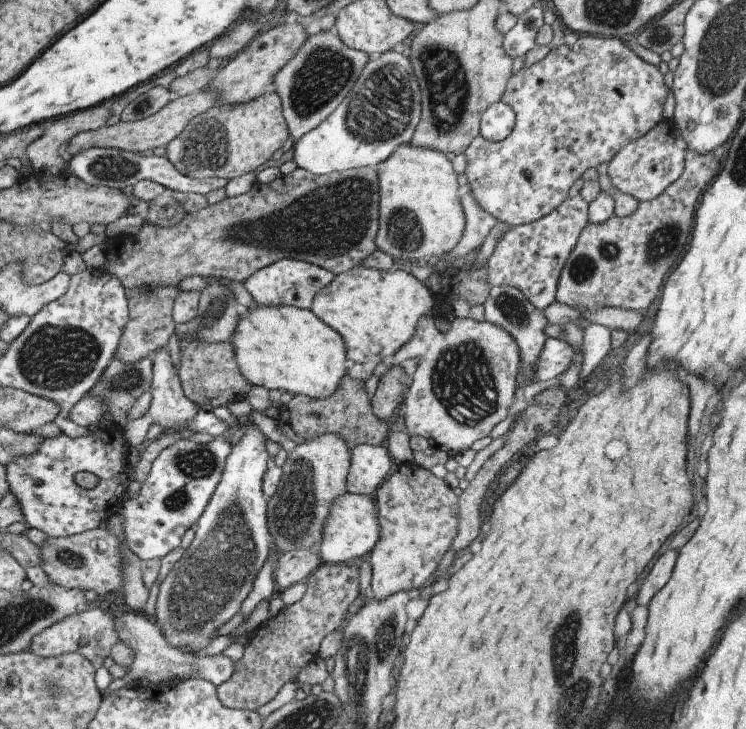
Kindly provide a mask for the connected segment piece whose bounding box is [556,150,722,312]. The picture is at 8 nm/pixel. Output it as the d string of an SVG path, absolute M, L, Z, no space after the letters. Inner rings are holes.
M690 150L685 156L686 164L682 176L674 184L670 184L658 198L650 202L640 202L640 206L634 214L625 217L614 215L602 224L592 224L588 221L586 228L582 230L582 234L578 238L576 248L570 252L570 256L564 264L564 270L558 280L556 301L577 311L620 307L645 312L651 306L654 298L658 296L662 282L676 270L675 266L682 262L682 257L688 250L687 246L692 240L694 230L696 202L710 182L718 176L718 168L722 166L713 153L696 154L694 150Z

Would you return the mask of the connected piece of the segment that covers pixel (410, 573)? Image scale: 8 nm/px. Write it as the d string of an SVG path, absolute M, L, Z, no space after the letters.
M418 464L395 467L376 488L379 536L368 554L372 567L369 597L384 600L400 590L418 590L431 580L444 554L452 546L459 526L459 500L444 479Z

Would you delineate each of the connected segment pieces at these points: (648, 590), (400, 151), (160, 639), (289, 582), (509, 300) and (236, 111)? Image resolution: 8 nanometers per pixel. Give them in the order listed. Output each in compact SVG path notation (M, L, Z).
M674 550L664 552L664 554L660 556L660 560L654 562L652 570L650 570L648 576L644 578L644 582L642 582L640 590L638 590L638 596L636 596L636 602L638 602L640 606L648 606L652 594L656 594L656 590L662 588L662 586L668 582L670 572L672 572L672 568L674 568L674 562L676 562L676 552L674 552Z
M411 143L400 145L380 165L376 166L379 182L379 229L376 235L378 250L390 254L398 263L405 265L410 260L440 257L450 252L462 238L465 214L458 196L458 174L444 152L434 148L420 148Z
M128 612L122 616L112 616L114 618L114 628L118 634L120 642L126 642L134 650L134 660L129 667L129 673L124 678L117 681L117 685L126 685L134 680L149 680L150 683L164 683L167 679L185 679L188 677L198 677L214 686L220 686L226 680L230 680L234 674L235 663L222 653L212 656L193 657L193 654L182 652L177 648L172 648L164 640L164 634L160 632L160 627L153 620L145 617L140 612Z
M308 548L282 553L276 562L276 572L274 572L276 590L281 593L298 582L306 582L307 577L323 562L320 553L314 554Z
M495 286L490 290L486 302L482 305L482 309L485 312L485 321L490 324L496 324L496 326L502 326L518 344L520 348L520 363L519 372L516 380L516 389L520 384L526 384L530 380L536 378L536 372L534 372L534 366L542 354L542 348L546 344L546 328L550 326L548 318L544 316L543 310L538 310L520 289L511 286Z
M273 90L250 102L215 105L194 117L166 147L166 158L182 176L220 177L229 181L255 170L274 157L290 138L282 102Z

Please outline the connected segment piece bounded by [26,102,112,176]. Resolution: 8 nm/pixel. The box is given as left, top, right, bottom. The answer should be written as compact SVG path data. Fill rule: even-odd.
M105 102L42 123L46 128L44 134L26 148L33 172L52 176L65 172L67 161L60 156L60 146L78 133L103 127L110 116L110 106Z

